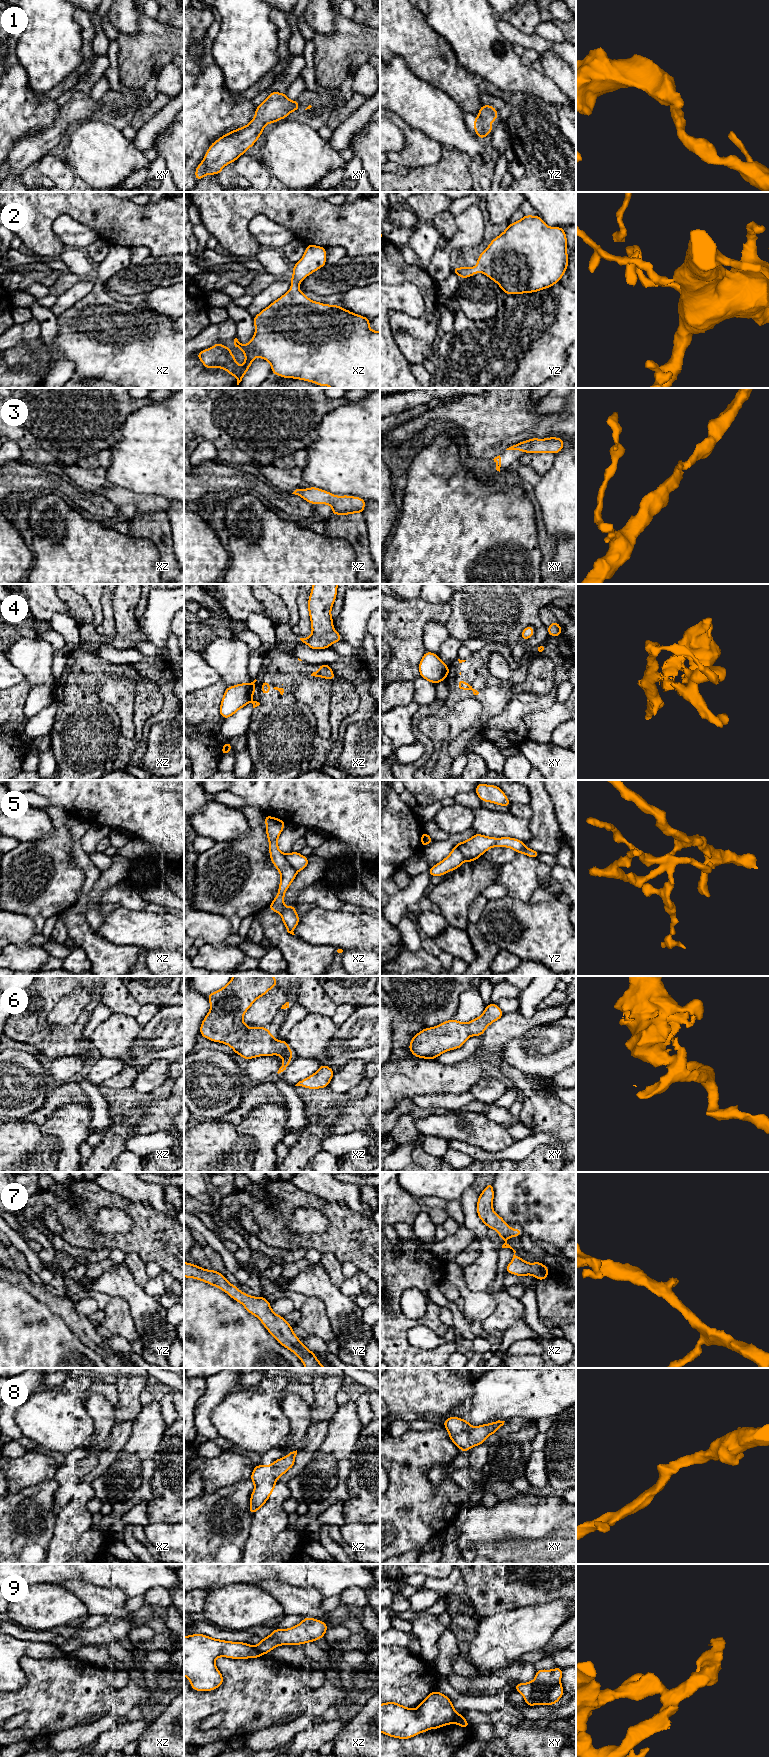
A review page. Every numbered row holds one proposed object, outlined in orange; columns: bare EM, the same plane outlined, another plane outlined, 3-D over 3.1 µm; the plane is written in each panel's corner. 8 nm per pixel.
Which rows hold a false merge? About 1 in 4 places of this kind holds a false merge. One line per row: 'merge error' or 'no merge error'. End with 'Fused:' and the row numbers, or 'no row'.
1: no merge error
2: no merge error
3: no merge error
4: merge error
5: merge error
6: no merge error
7: no merge error
8: no merge error
9: merge error
Fused: 4, 5, 9

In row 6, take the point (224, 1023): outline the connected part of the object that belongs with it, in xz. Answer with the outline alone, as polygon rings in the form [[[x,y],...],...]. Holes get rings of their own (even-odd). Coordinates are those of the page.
[[[233,976],[224,987],[207,996],[211,1004],[210,1011],[201,1023],[200,1035],[213,1042],[230,1046],[236,1054],[245,1060],[259,1056],[278,1055],[283,1059],[283,1065],[277,1073],[283,1072],[292,1062],[291,1057],[294,1055],[287,1041],[275,1039],[266,1027],[249,1028],[243,1022],[243,1016],[252,1004],[276,986],[277,979],[274,976]]]

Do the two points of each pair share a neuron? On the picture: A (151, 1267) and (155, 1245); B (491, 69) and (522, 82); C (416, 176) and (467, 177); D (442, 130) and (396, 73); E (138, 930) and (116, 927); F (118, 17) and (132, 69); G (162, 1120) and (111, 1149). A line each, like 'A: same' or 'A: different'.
A: different
B: same
C: same
D: same
E: same
F: different
G: different

